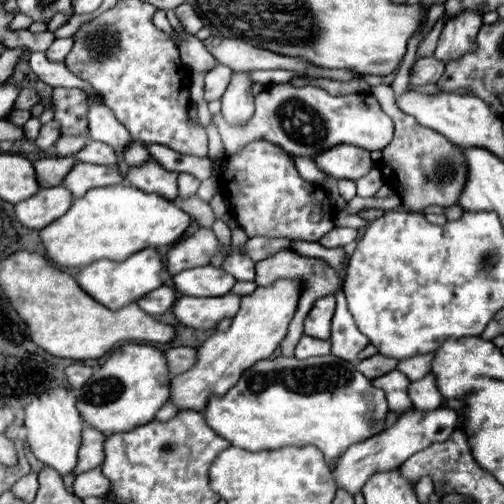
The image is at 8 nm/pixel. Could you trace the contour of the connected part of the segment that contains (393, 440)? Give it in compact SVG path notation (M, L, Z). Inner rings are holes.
M438 407L428 413L408 409L406 413L402 413L398 417L398 421L390 429L386 429L380 435L374 435L362 443L348 447L348 451L338 459L336 467L332 469L332 479L334 479L336 487L344 489L352 495L360 493L360 489L364 487L364 483L370 479L370 475L374 471L388 471L388 469L400 467L414 453L430 447L432 443L446 441L452 435L452 431L456 429L456 421L458 421L456 411L448 409L448 407Z

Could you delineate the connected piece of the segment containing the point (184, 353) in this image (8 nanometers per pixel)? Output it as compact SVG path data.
M168 347L164 351L170 375L178 375L188 371L196 363L196 349L192 347Z

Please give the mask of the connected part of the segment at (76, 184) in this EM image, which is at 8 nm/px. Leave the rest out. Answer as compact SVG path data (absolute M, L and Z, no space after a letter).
M76 163L76 167L64 179L64 187L74 197L84 197L88 189L94 187L108 187L121 183L123 180L119 173L118 164L103 166L90 165L90 163Z

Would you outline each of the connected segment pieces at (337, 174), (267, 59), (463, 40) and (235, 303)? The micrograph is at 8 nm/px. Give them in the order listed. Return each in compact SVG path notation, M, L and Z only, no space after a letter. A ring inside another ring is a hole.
M336 145L336 149L326 149L320 157L314 157L314 163L320 171L330 171L326 175L334 179L352 181L358 181L374 167L370 151L356 145Z
M222 39L216 47L206 43L206 47L218 63L232 67L236 73L248 73L254 69L286 69L302 77L310 67L314 67L312 63L302 61L302 57L284 57L280 53L268 53L268 49L260 49L236 39Z
M472 11L452 17L442 29L434 57L442 63L448 63L464 57L464 53L472 53L472 49L476 49L476 33L480 25L482 17Z
M240 295L222 297L180 297L174 305L176 319L194 329L214 329L224 317L234 317L240 307Z

